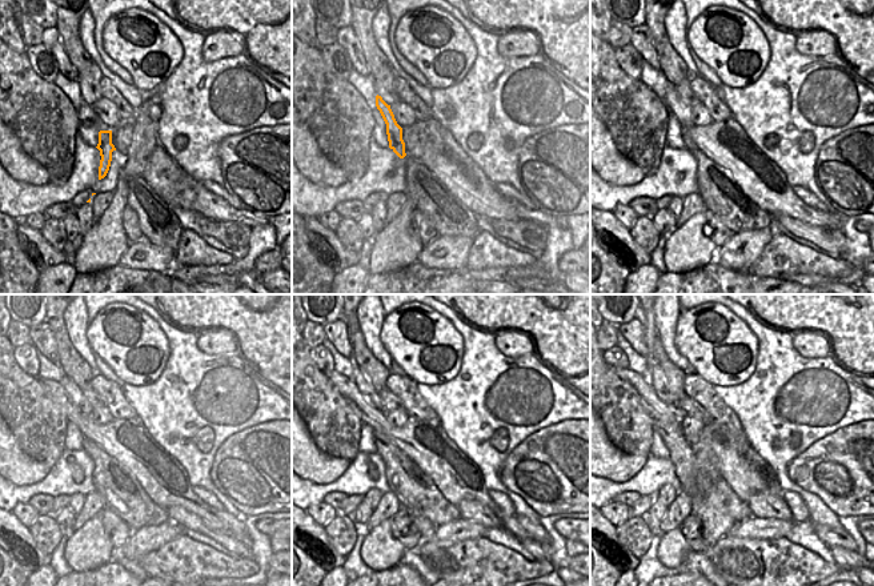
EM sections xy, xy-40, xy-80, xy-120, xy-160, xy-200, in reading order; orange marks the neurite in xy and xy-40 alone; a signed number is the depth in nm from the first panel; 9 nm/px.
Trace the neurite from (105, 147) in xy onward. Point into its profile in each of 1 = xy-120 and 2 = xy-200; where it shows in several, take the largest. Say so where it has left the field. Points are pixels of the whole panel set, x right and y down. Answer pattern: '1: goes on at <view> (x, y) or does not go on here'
1: goes on at xy-120 (75, 394)
2: goes on at xy-200 (656, 377)

